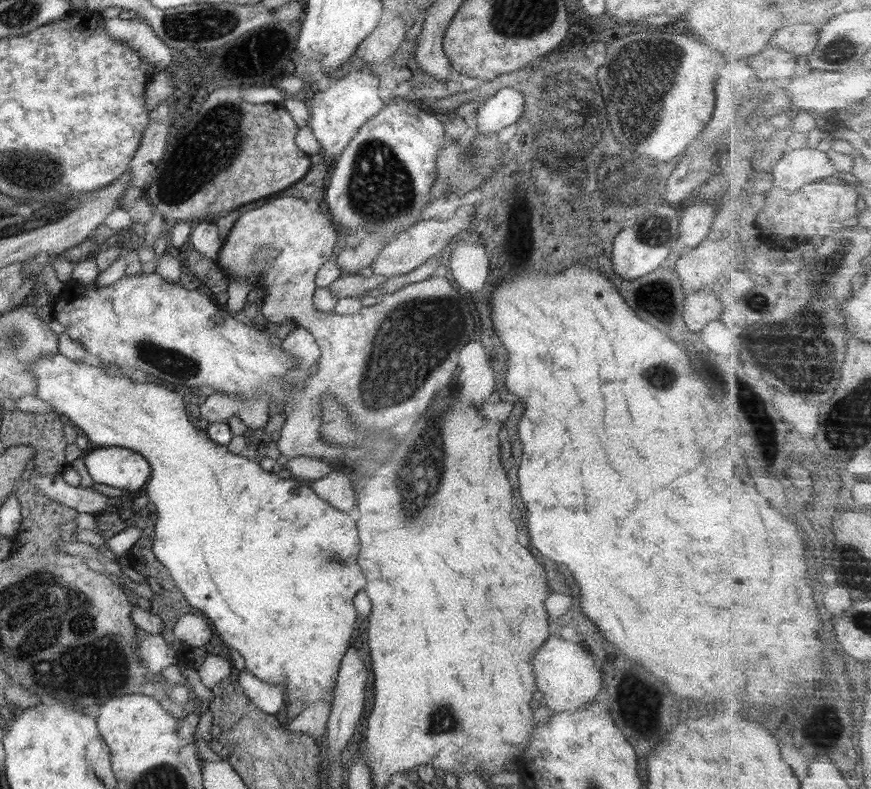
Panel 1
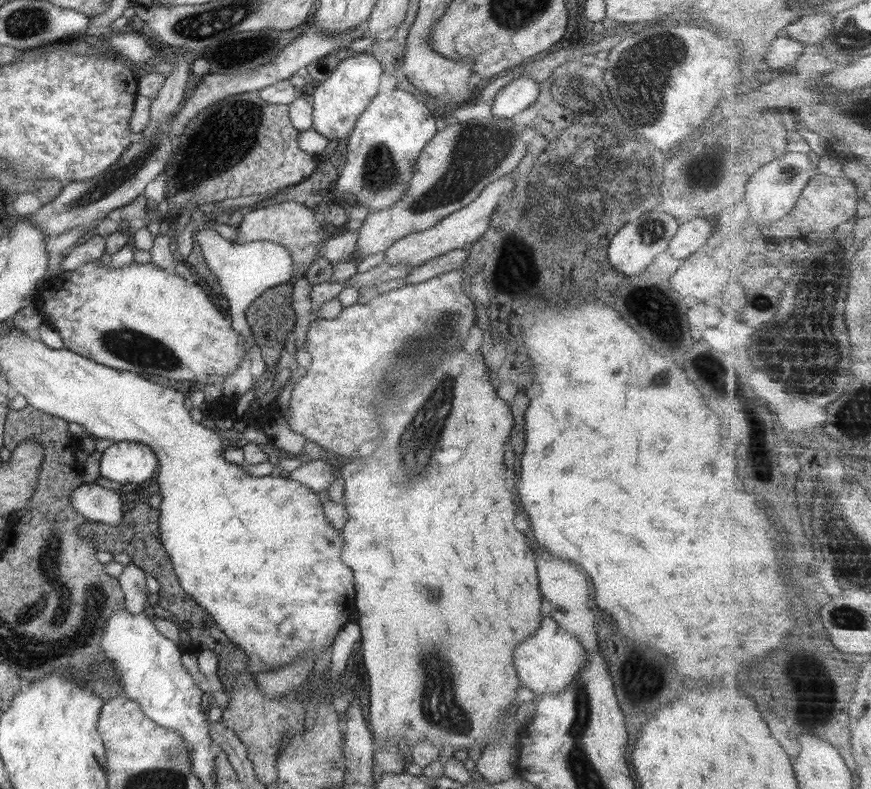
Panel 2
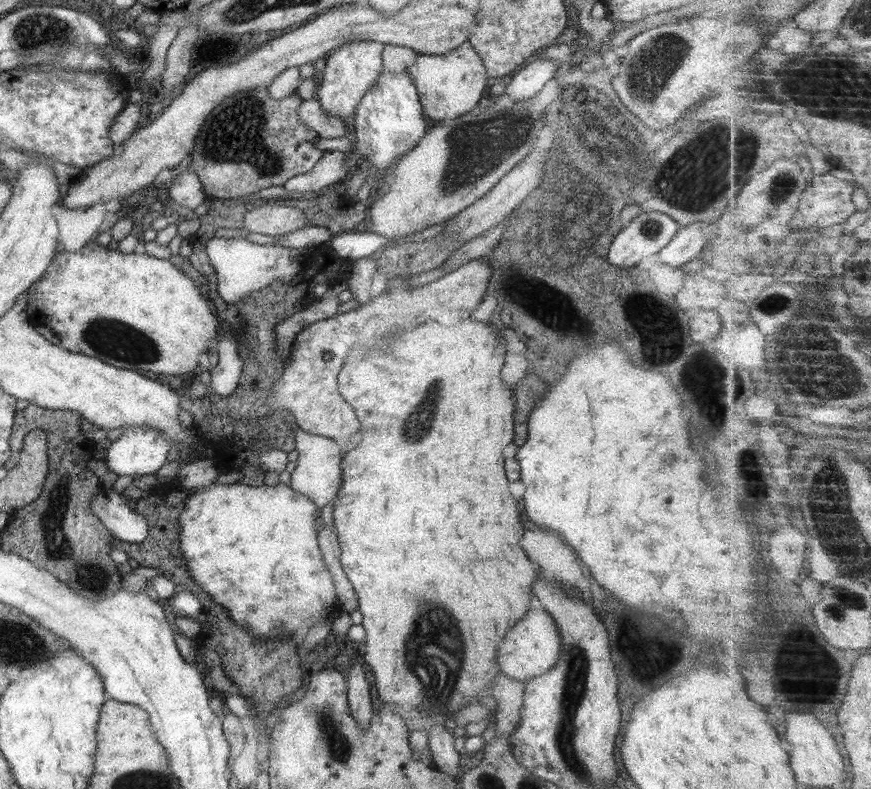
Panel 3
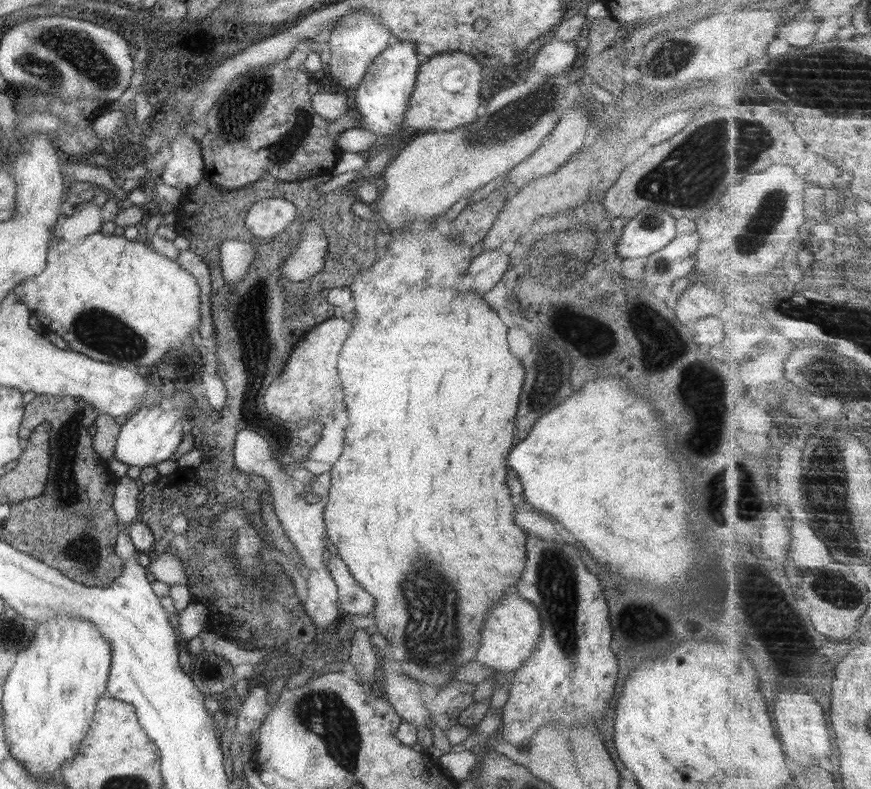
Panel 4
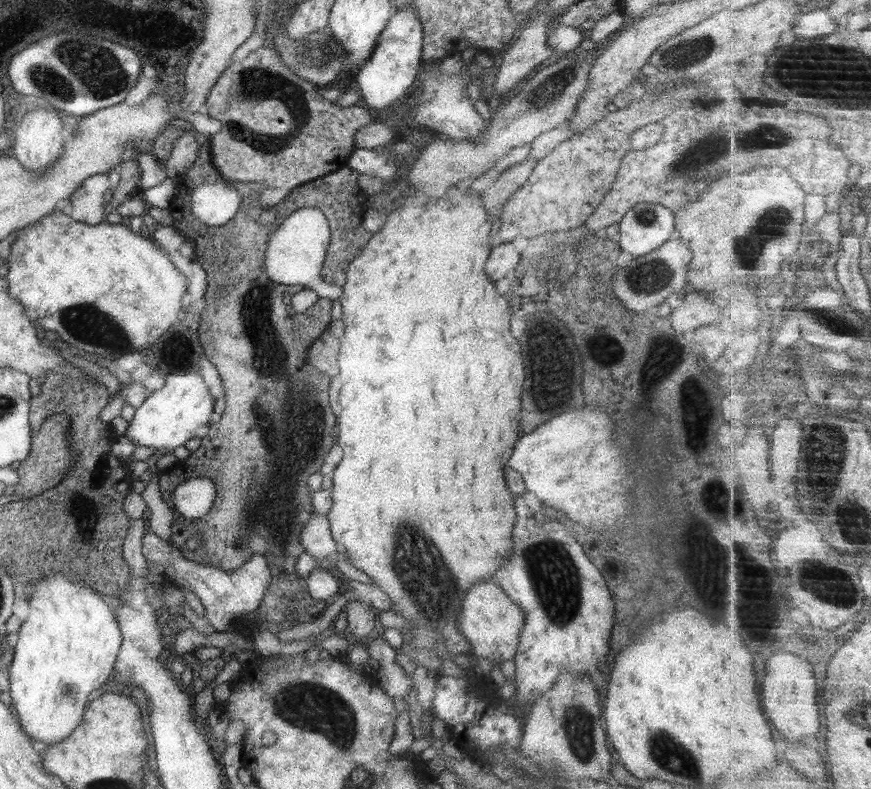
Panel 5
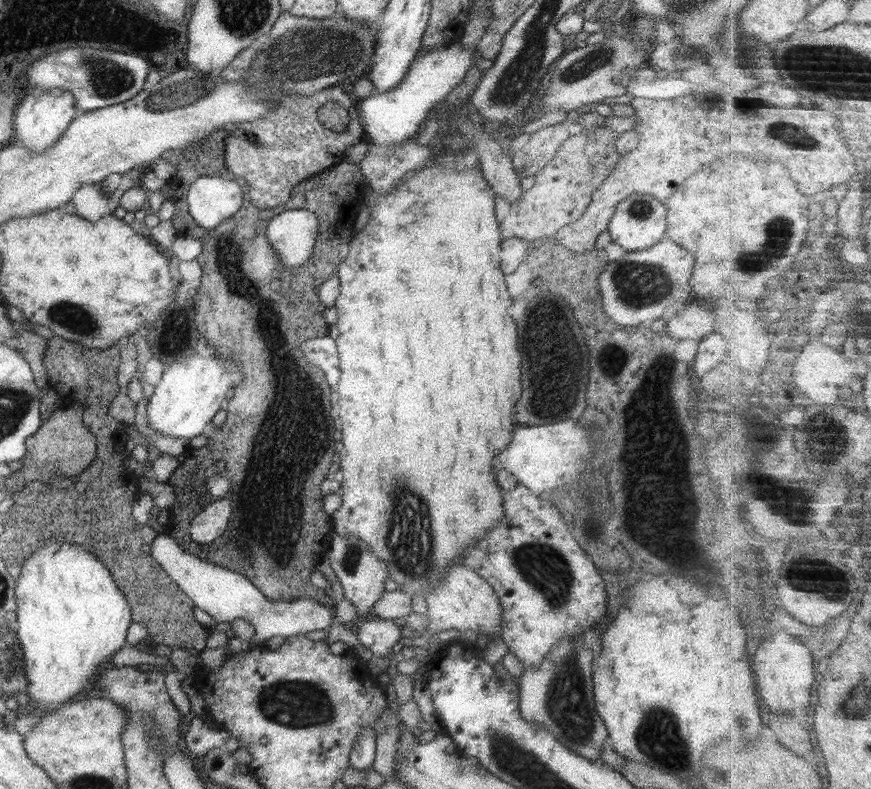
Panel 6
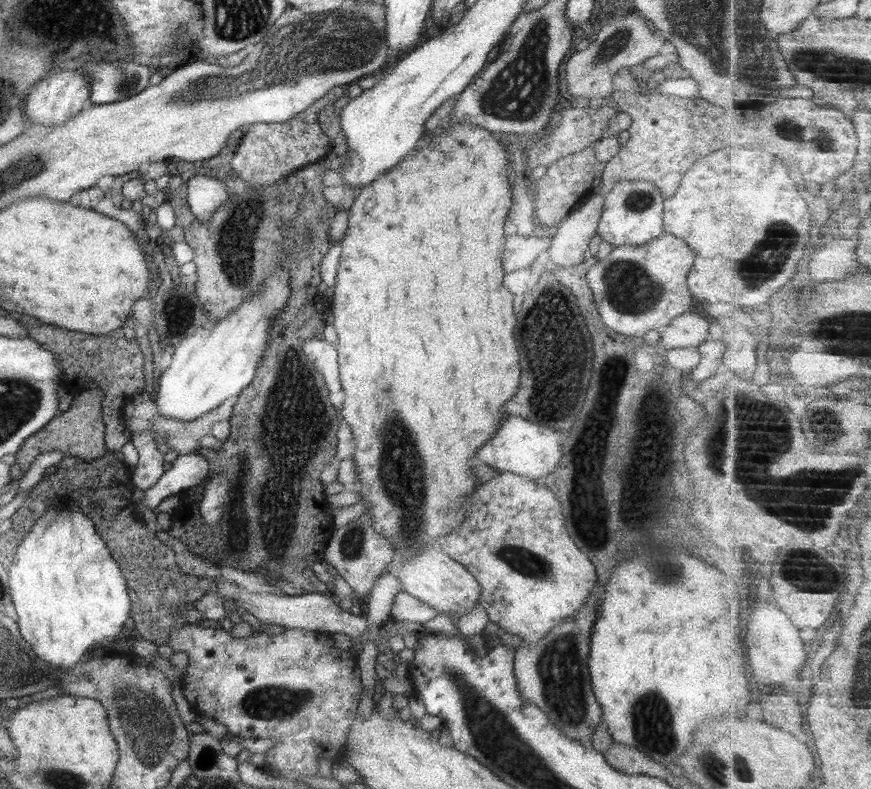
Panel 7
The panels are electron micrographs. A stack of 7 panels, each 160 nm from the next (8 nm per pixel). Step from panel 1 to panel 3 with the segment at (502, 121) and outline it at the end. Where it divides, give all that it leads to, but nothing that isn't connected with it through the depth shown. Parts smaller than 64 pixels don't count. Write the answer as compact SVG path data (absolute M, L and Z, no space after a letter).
M541 55L533 57L522 65L522 69L507 78L497 89L505 93L513 102L527 100L539 93L544 84L552 78L557 61L546 60Z

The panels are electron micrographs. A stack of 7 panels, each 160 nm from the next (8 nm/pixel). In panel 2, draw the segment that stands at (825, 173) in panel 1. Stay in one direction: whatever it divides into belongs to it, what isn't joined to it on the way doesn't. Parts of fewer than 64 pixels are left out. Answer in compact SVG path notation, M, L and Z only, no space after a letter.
M789 151L784 157L765 164L753 174L753 182L747 184L746 204L749 214L745 214L743 218L755 220L761 225L781 220L796 207L799 194L802 194L804 188L808 186L813 177L817 176L818 172L817 166L803 152Z

